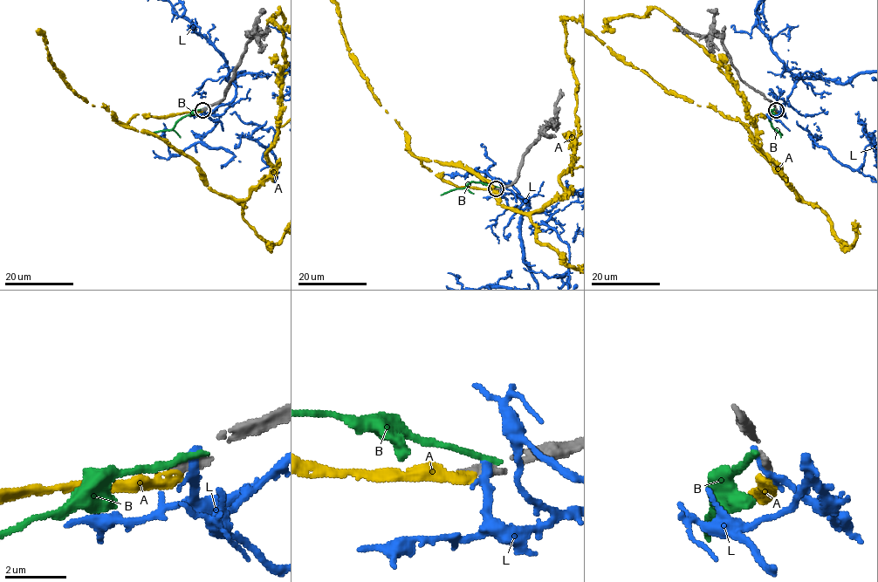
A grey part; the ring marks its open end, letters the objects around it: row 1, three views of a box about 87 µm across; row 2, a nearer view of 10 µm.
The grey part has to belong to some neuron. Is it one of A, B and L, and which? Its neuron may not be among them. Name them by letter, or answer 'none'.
A

